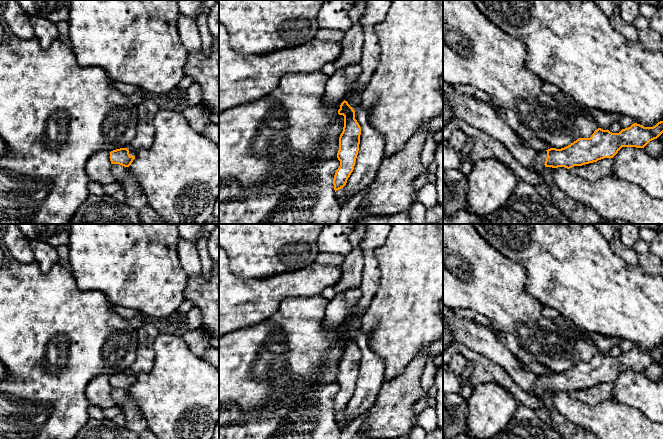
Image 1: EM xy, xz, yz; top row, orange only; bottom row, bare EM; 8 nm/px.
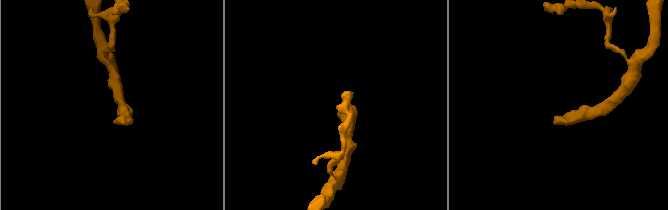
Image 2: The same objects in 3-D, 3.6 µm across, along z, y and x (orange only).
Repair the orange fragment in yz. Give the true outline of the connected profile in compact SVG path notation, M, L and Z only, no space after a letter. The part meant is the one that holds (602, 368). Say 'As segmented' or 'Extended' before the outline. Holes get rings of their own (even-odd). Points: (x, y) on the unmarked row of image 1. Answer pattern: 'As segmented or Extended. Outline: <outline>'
Extended. Outline: M663 345L653 351L634 347L619 357L598 352L590 362L579 362L561 373L550 372L537 376L535 392L529 394L541 399L545 391L570 393L604 382L613 382L622 371L644 372L662 357Z

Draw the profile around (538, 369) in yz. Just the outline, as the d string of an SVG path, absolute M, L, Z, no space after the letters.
M521 363L521 365L525 370L530 371L536 374L537 376L550 373L550 370L542 364L532 363L529 365L524 365Z

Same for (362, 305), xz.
M366 224L366 232L359 245L365 260L360 285L362 297L344 322L354 335L356 334L352 328L354 315L364 314L377 292L381 272L374 252L385 244L390 229L391 224Z

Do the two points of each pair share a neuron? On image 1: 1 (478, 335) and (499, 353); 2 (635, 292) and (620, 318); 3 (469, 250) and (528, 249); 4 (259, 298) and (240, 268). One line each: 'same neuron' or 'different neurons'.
1: same neuron
2: same neuron
3: different neurons
4: different neurons

